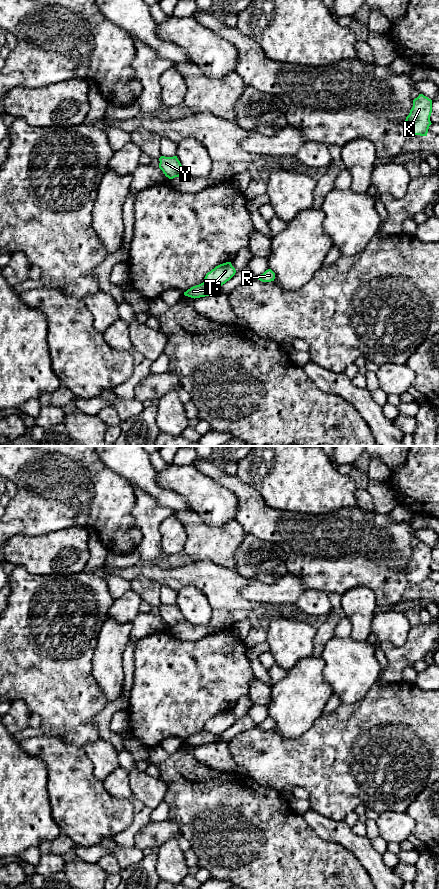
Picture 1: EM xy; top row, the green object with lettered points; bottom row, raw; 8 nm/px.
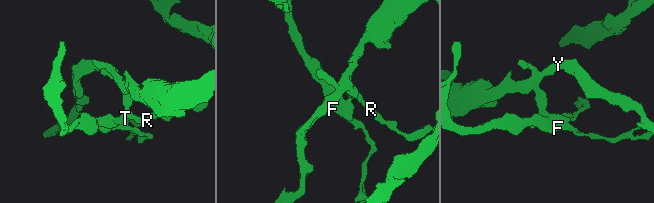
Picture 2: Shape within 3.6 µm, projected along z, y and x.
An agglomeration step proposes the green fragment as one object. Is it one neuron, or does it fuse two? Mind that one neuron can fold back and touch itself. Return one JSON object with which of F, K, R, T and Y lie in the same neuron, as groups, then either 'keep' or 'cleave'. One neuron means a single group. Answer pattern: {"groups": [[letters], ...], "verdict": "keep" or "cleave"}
{"groups": [["F"], ["K", "R", "T", "Y"]], "verdict": "cleave"}

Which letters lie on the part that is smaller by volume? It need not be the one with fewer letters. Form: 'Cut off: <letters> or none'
Cut off: F

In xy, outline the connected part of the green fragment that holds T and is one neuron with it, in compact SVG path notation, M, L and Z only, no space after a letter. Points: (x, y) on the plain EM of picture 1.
M226 710L216 714L210 720L208 720L204 726L204 730L212 734L222 734L229 729L236 721L235 716L231 710Z

